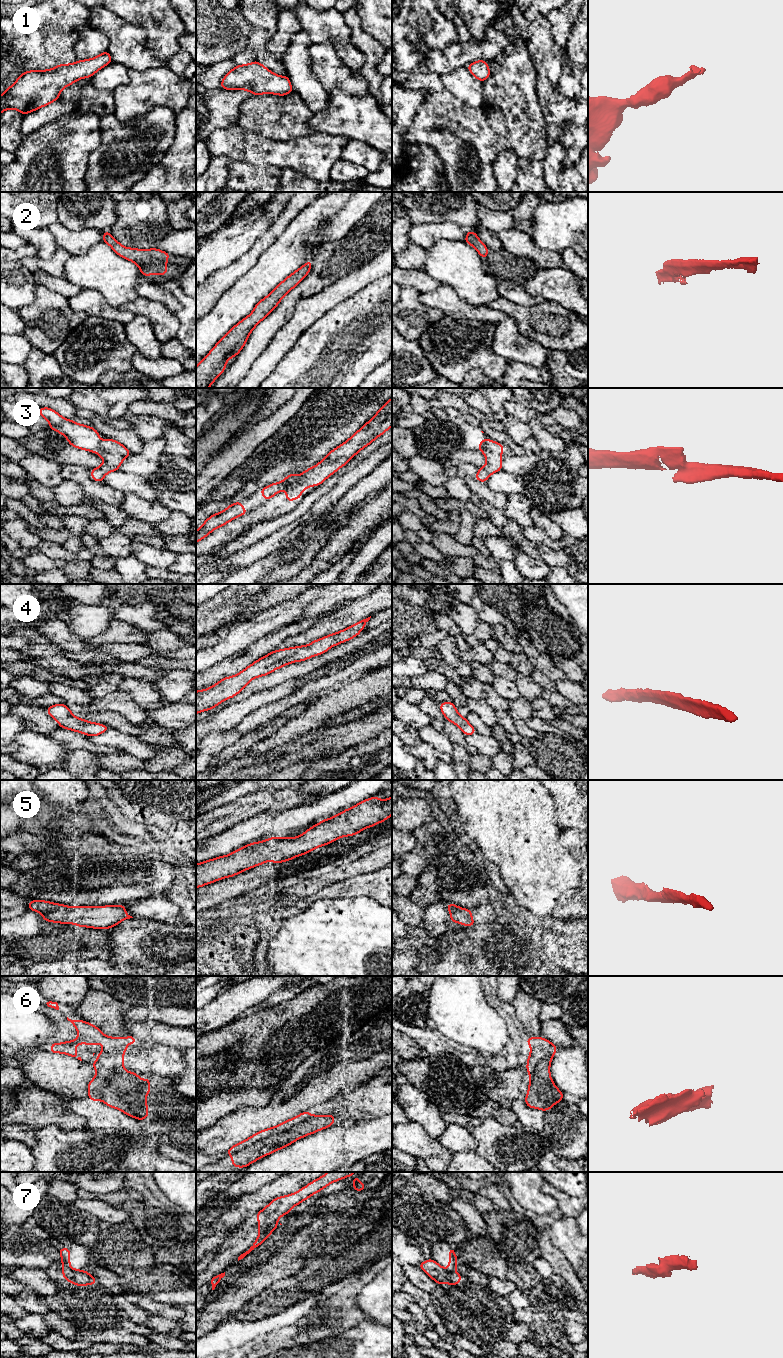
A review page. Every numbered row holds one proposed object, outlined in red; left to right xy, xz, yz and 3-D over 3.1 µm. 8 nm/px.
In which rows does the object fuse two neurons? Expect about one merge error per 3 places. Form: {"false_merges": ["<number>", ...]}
{"false_merges": ["3", "7"]}

